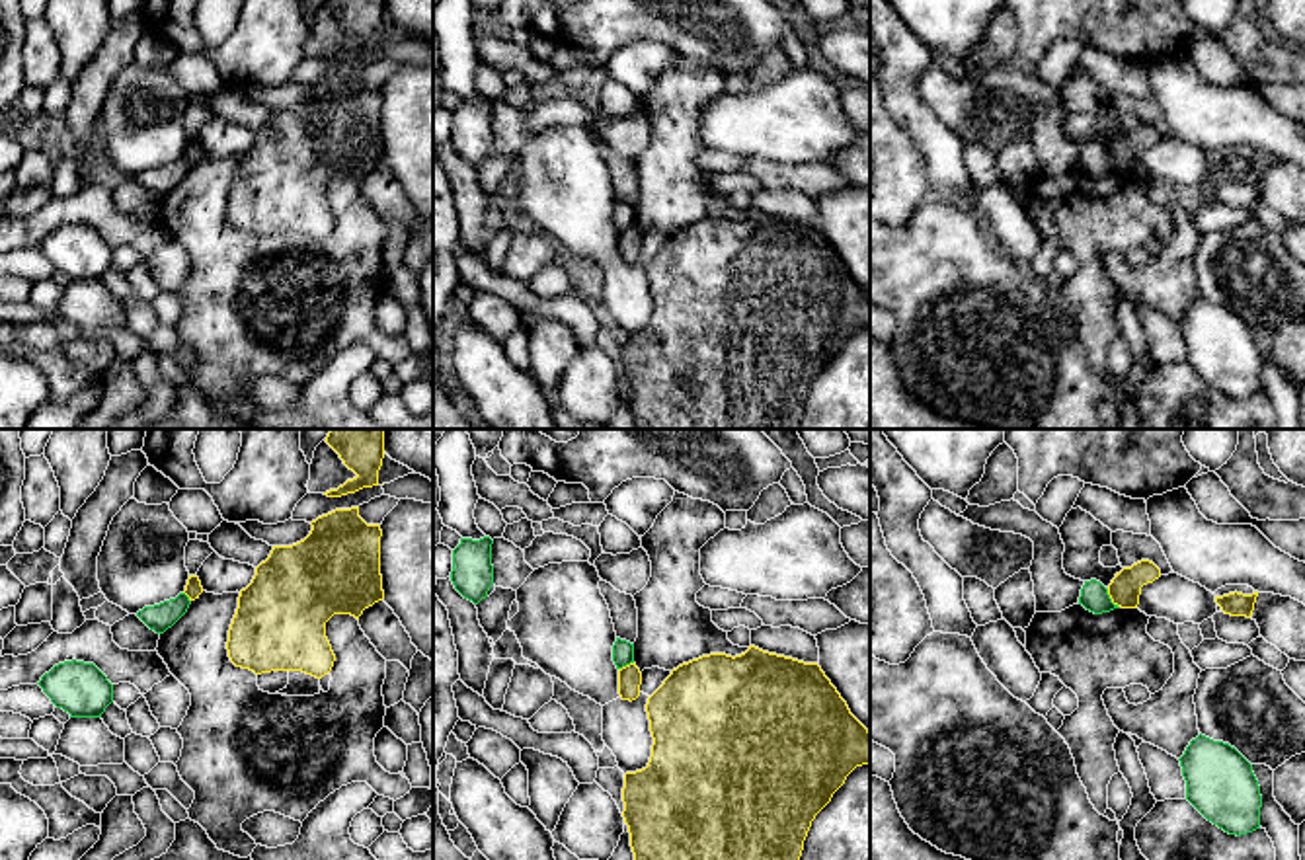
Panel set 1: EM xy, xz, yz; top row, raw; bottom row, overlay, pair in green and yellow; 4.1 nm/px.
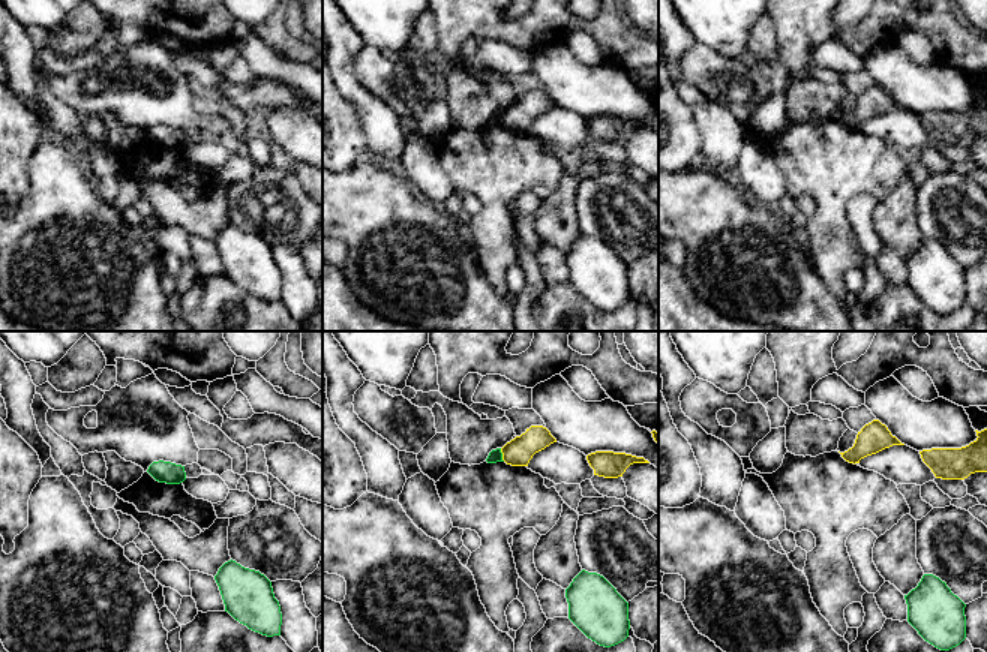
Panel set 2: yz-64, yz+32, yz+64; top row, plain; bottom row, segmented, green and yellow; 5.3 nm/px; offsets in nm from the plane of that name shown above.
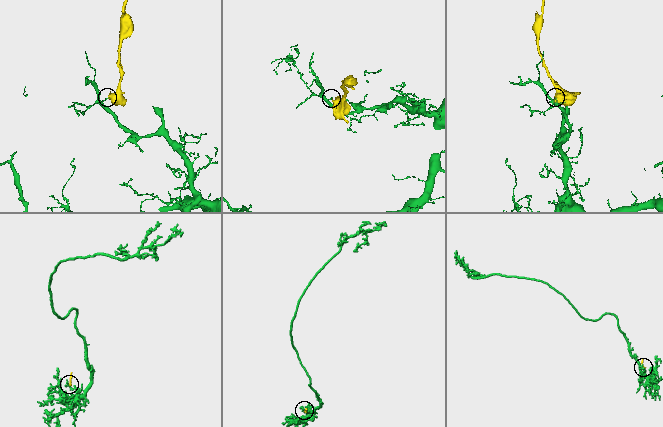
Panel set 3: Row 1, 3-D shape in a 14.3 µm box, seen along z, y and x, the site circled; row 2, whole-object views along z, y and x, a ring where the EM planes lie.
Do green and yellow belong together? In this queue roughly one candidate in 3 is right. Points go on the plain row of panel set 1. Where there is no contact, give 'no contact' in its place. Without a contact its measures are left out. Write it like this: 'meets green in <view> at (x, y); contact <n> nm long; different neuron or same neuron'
meets green in yz at (1110, 162); contact 90 nm long; different neuron

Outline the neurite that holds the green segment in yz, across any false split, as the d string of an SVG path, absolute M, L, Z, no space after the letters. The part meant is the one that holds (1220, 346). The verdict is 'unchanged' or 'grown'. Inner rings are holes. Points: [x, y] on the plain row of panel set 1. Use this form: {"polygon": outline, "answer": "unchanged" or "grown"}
{"polygon": "M1198 298L1178 322L1186 363L1229 398L1260 392L1262 359L1252 328L1229 306Z", "answer": "unchanged"}

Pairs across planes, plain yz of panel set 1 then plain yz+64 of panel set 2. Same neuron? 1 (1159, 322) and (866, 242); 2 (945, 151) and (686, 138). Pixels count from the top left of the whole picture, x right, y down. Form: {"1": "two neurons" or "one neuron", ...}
{"1": "two neurons", "2": "two neurons"}

